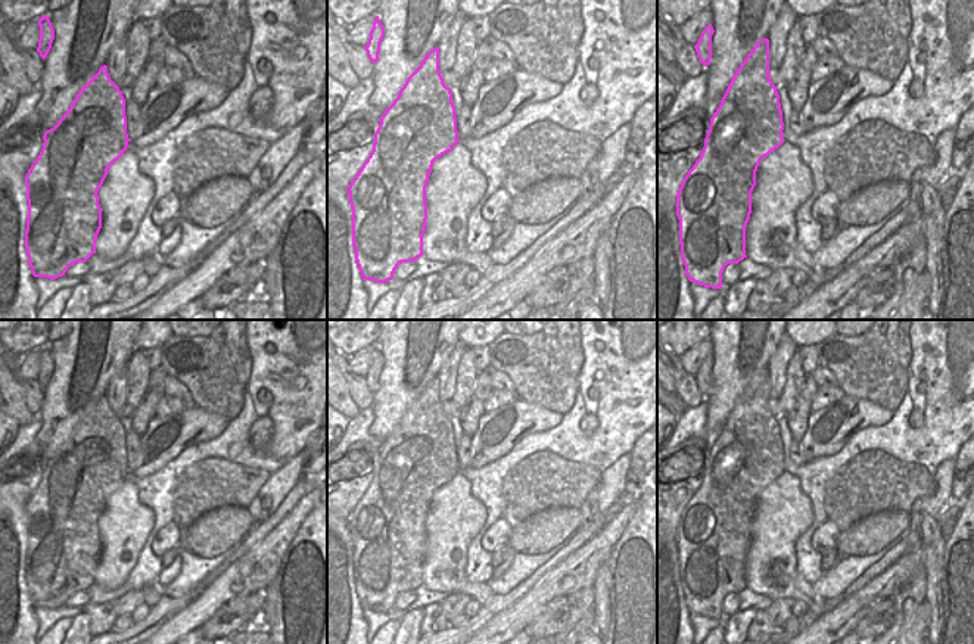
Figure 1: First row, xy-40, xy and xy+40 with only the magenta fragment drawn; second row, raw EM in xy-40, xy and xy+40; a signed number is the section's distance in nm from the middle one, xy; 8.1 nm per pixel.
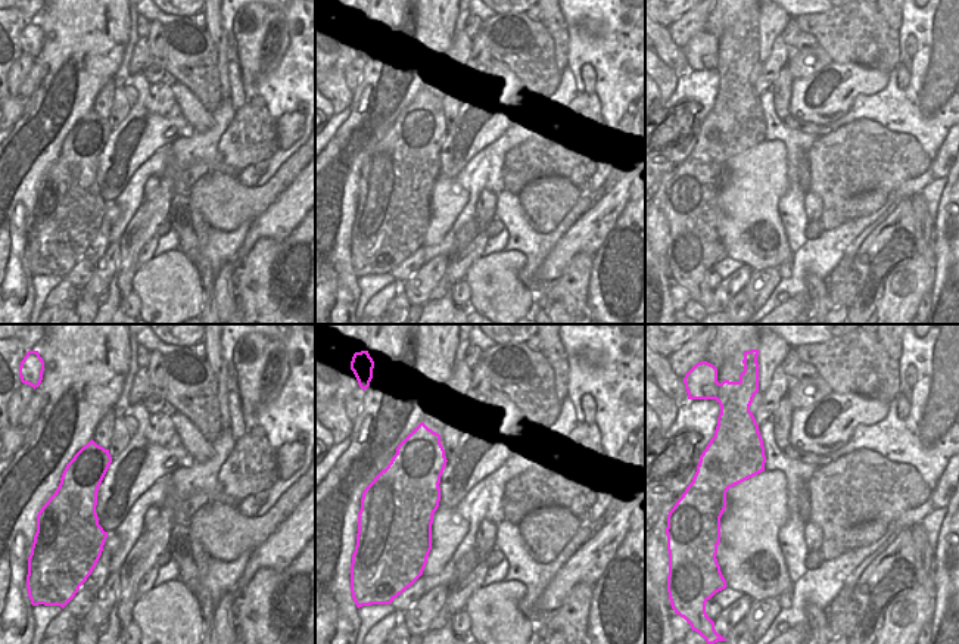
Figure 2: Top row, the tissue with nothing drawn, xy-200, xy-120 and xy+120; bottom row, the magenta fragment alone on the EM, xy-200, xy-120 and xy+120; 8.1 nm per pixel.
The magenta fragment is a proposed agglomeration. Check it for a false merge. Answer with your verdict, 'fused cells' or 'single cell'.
fused cells

